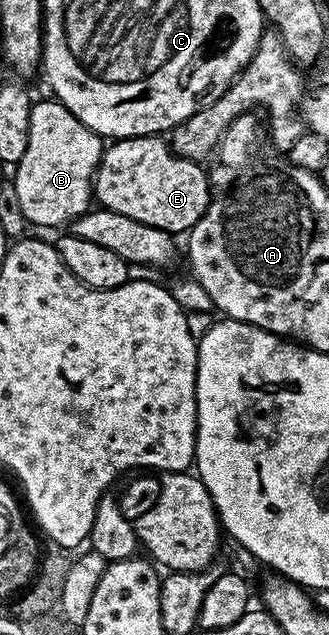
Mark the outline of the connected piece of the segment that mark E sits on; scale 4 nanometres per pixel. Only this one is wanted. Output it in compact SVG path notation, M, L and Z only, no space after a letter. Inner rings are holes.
M164 136L122 137L104 146L97 175L93 178L93 196L102 209L119 211L119 215L127 215L127 219L147 223L170 235L185 235L199 223L199 219L203 219L209 206L209 174L201 168L198 162L173 152Z

